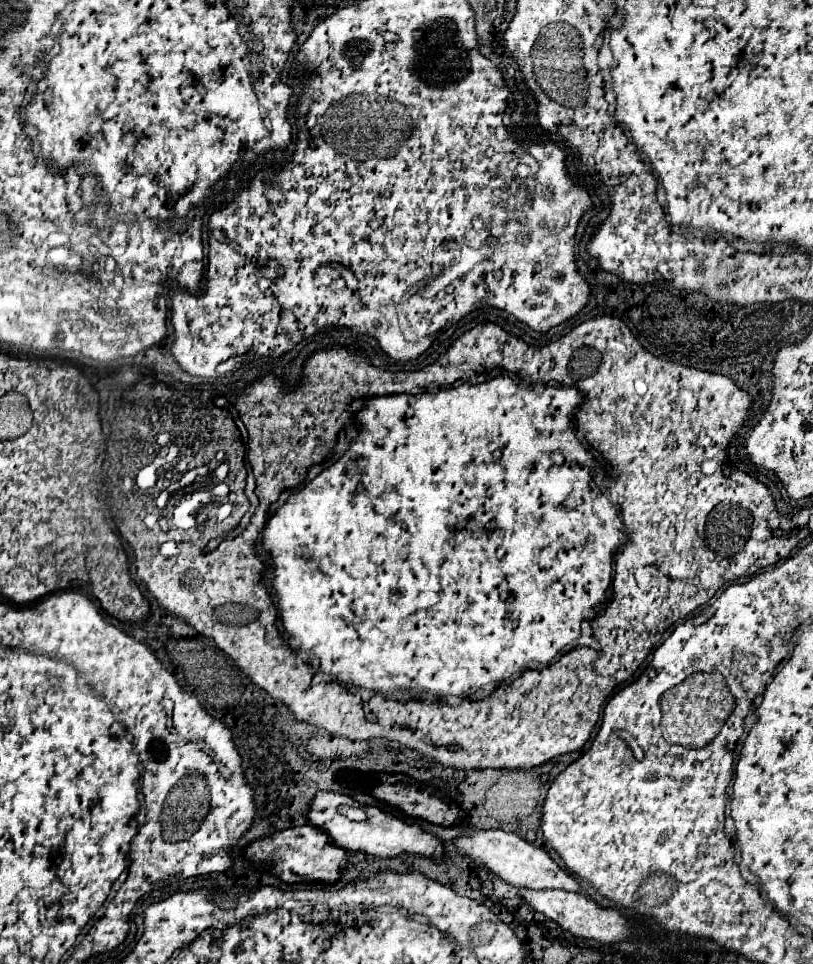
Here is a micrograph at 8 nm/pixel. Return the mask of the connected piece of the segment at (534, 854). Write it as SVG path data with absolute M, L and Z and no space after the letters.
M467 830L467 836L457 838L455 848L459 848L463 854L471 856L479 866L489 868L497 876L501 876L505 882L517 888L529 888L529 890L567 890L567 892L581 892L581 886L575 882L571 874L567 874L551 856L527 840L519 838L513 832L503 830Z

